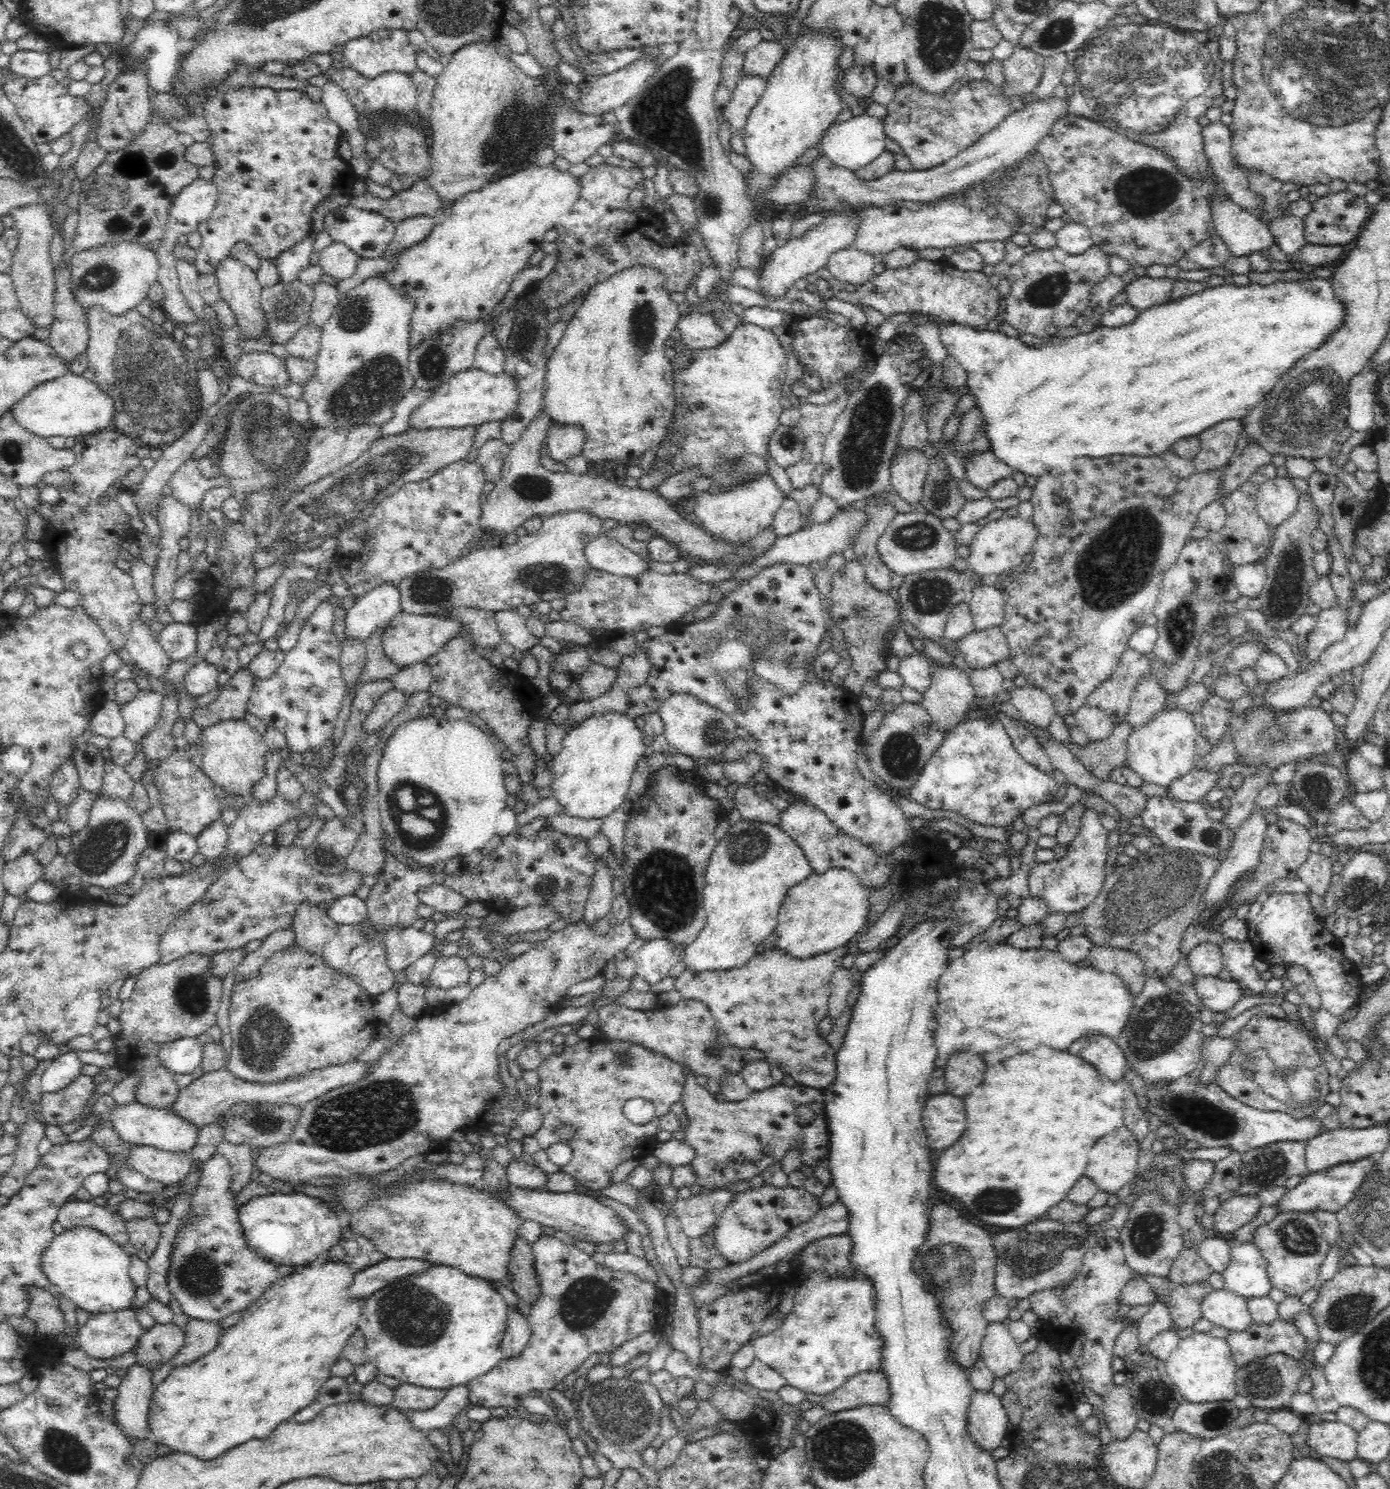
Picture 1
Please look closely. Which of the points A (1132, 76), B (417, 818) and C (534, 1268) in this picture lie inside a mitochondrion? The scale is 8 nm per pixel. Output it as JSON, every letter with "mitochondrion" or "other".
{"A":"mitochondrion","B":"mitochondrion","C":"other"}

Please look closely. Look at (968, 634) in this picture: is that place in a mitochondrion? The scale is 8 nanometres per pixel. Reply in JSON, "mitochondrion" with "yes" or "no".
{"mitochondrion":"no"}

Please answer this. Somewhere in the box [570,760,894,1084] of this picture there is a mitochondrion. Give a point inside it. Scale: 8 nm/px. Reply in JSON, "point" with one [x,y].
{"point":[663,889]}

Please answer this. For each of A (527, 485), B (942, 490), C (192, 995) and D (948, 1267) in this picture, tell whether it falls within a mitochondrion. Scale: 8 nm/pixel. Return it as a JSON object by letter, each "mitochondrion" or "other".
{"A":"mitochondrion","B":"mitochondrion","C":"mitochondrion","D":"mitochondrion"}

